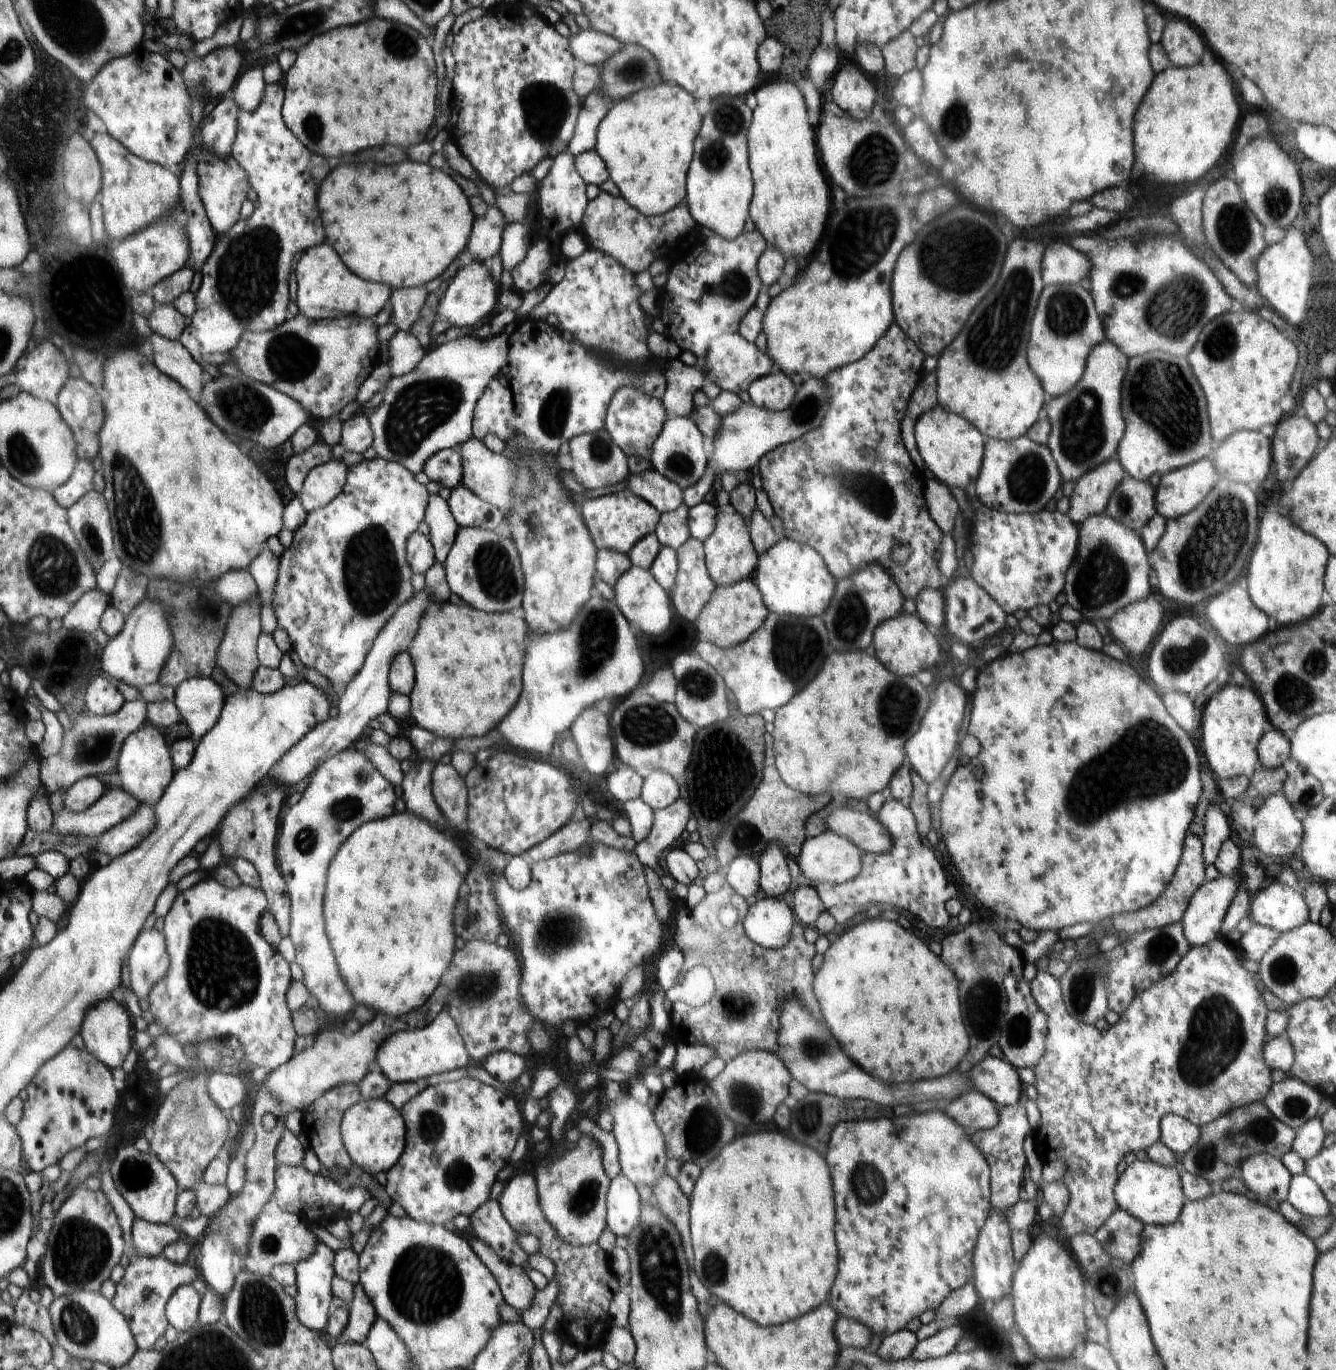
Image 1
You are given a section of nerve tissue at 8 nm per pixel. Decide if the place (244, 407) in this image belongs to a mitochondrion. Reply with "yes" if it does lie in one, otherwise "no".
yes

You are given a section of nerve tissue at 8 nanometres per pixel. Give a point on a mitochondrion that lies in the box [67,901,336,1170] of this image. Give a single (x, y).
(222, 972)

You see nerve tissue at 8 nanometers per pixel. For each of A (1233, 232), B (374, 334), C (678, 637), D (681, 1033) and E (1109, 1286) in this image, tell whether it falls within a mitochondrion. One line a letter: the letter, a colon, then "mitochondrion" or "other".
A: mitochondrion
B: other
C: other
D: other
E: mitochondrion

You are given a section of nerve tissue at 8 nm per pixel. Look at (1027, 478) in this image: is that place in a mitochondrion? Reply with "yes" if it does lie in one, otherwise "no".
yes

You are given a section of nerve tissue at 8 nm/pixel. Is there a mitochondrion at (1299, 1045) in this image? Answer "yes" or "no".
no

